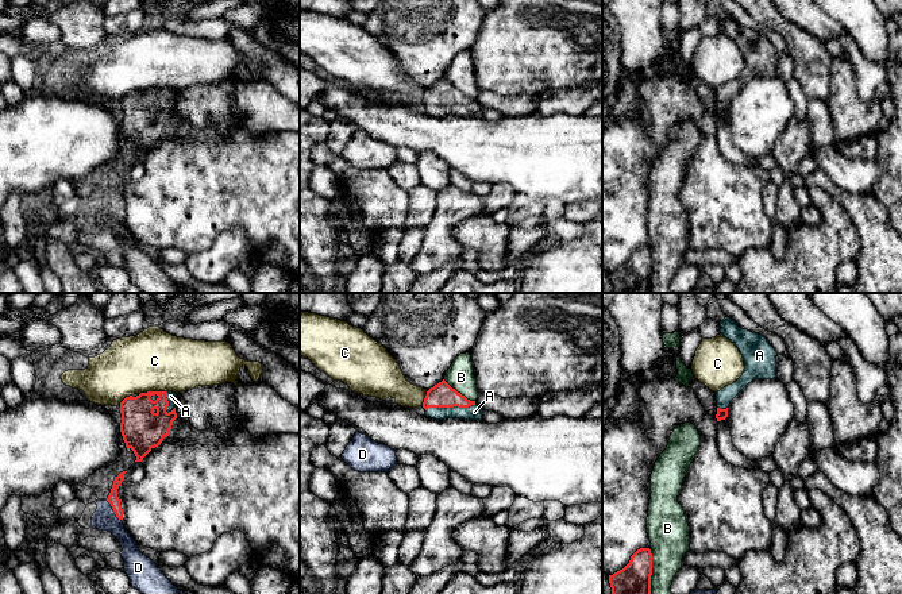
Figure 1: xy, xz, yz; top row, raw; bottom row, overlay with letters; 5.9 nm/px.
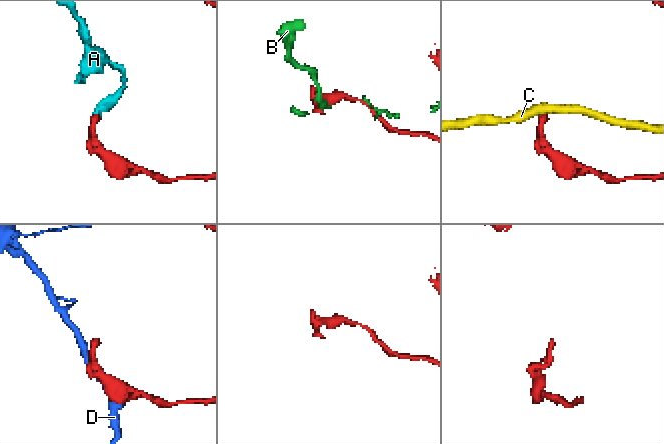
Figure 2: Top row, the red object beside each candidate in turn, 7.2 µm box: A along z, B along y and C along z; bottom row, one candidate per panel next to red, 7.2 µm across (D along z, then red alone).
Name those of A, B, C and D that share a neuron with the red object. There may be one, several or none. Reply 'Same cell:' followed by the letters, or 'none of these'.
Same cell: A

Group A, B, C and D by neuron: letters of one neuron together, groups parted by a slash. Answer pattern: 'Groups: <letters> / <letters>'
Groups: A / B / C / D

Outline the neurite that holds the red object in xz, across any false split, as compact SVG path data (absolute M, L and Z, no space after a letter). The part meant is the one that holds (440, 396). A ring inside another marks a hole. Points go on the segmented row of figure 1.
M444 379L427 392L423 408L425 409L427 417L436 420L482 420L483 413L475 401L467 400Z

